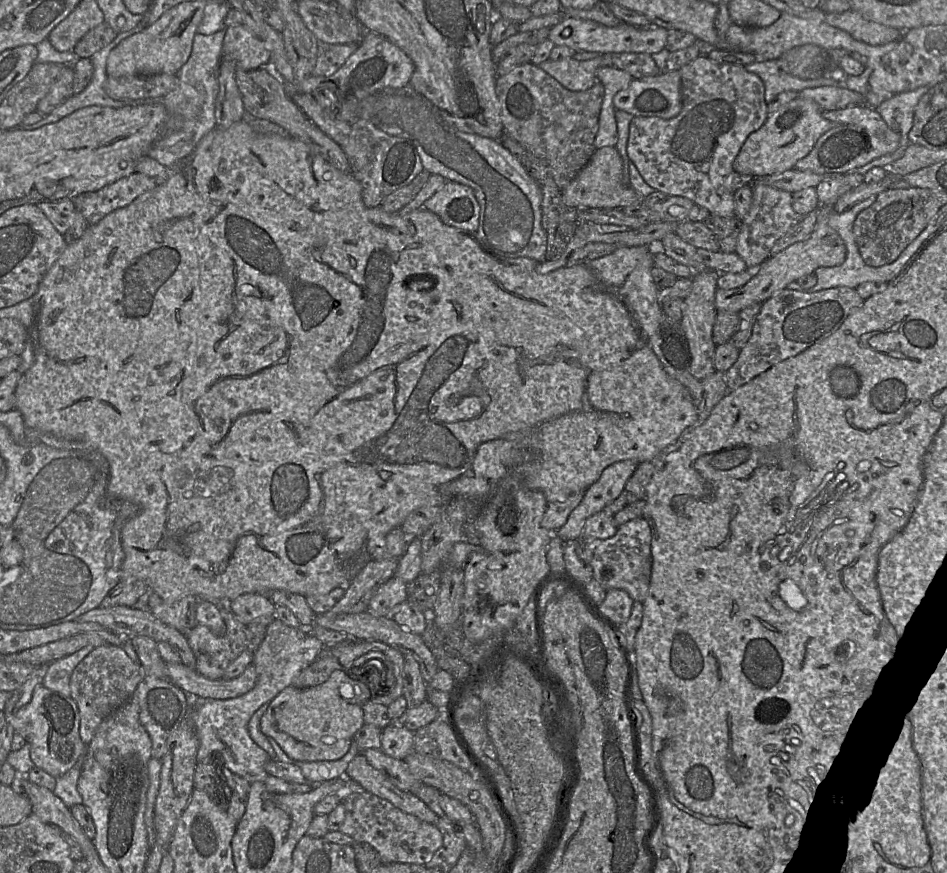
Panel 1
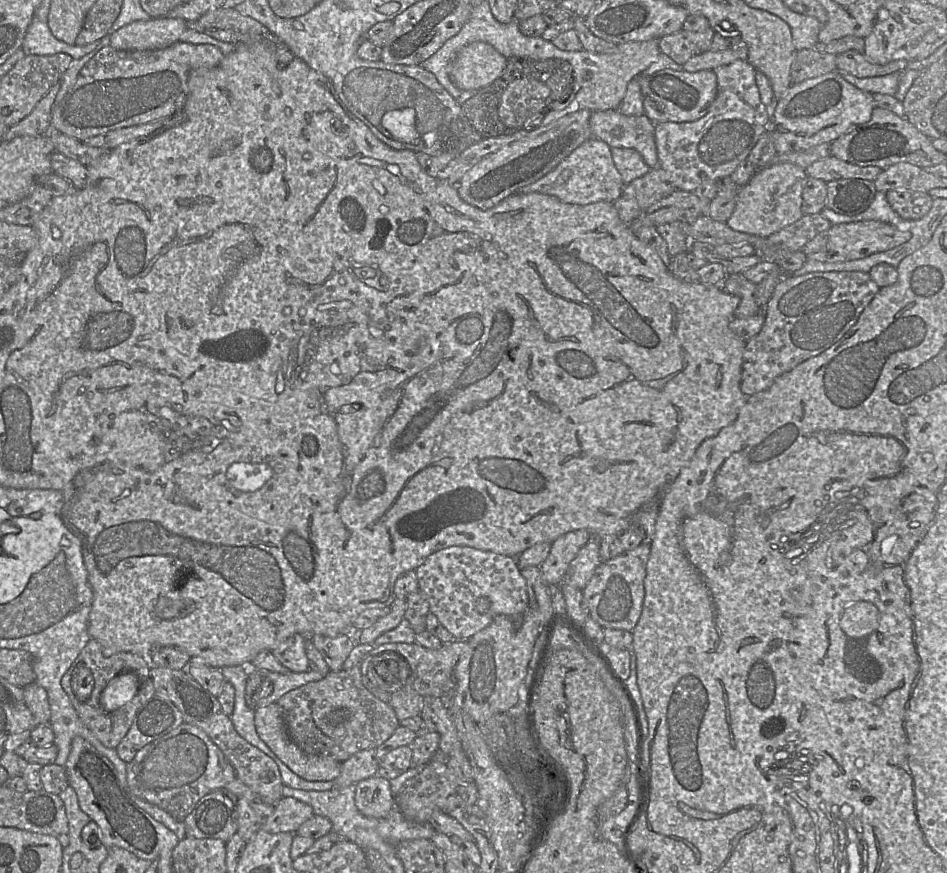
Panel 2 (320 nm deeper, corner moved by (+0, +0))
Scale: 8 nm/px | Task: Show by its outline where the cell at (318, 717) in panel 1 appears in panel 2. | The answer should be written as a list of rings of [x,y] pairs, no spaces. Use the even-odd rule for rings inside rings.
[[[277,703],[255,710],[255,727],[260,738],[272,752],[296,775],[308,781],[333,781],[341,771],[341,763],[331,756],[309,755],[303,752],[289,737],[283,712]]]

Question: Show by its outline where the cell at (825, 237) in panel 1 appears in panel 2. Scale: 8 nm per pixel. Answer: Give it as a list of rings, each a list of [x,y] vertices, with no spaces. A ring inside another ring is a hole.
[[[860,221],[832,225],[809,241],[801,251],[807,259],[820,262],[841,263],[866,258],[872,254],[897,247],[911,238],[908,231],[900,231],[891,224],[880,221]]]

